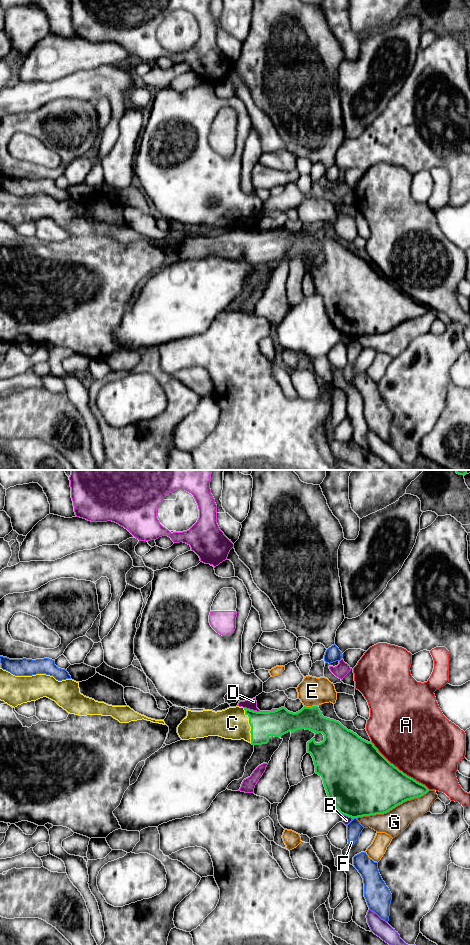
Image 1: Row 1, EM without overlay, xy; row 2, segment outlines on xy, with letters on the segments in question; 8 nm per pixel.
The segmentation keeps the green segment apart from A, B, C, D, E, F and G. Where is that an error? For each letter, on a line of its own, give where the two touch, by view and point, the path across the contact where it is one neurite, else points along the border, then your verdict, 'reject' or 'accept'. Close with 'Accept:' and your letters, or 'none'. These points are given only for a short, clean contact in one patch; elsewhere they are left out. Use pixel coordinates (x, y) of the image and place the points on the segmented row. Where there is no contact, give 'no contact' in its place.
A: meets green in xy at (398, 769); reject
B: meets green in xy at (347, 815); reject
C: meets green in xy at (250, 725); runs through xy (276, 723), (250, 725), (232, 723); accept
D: meets green in xy at (256, 711); reject
E: meets green in xy at (312, 706); border along xy (304, 705), (317, 706); reject
F: meets green in xy at (354, 817); reject
G: meets green in xy at (393, 807); reject
Accept: C

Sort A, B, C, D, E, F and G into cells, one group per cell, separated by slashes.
A / B / C / D / E / F / G

